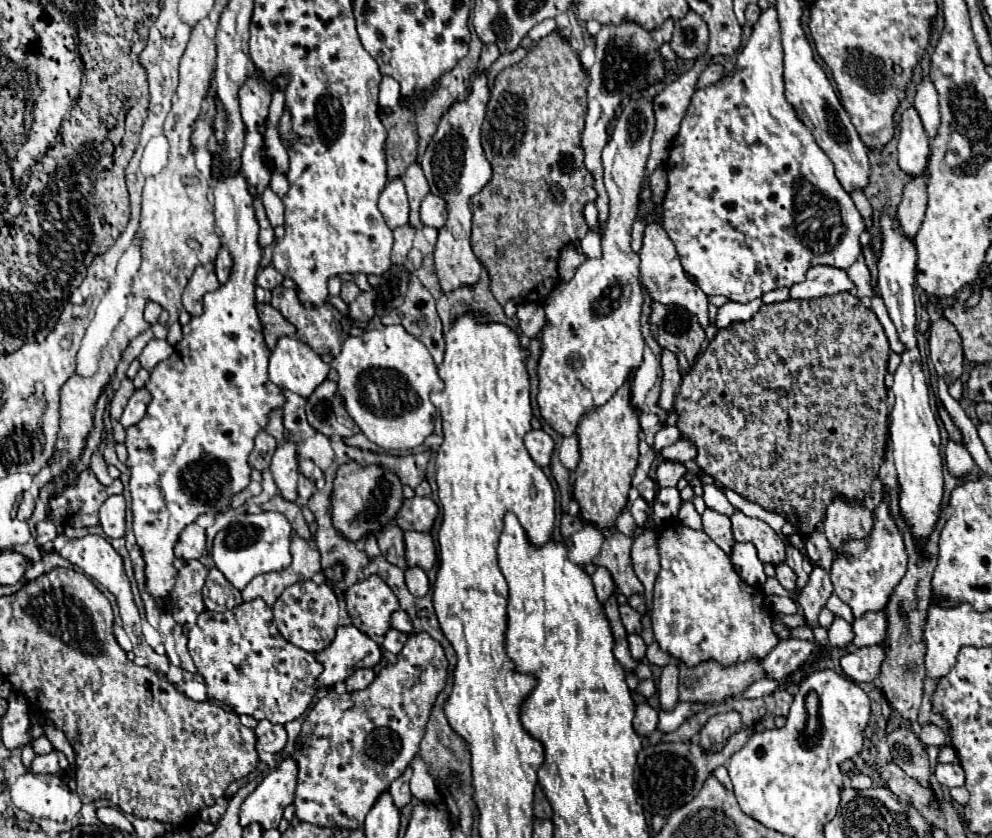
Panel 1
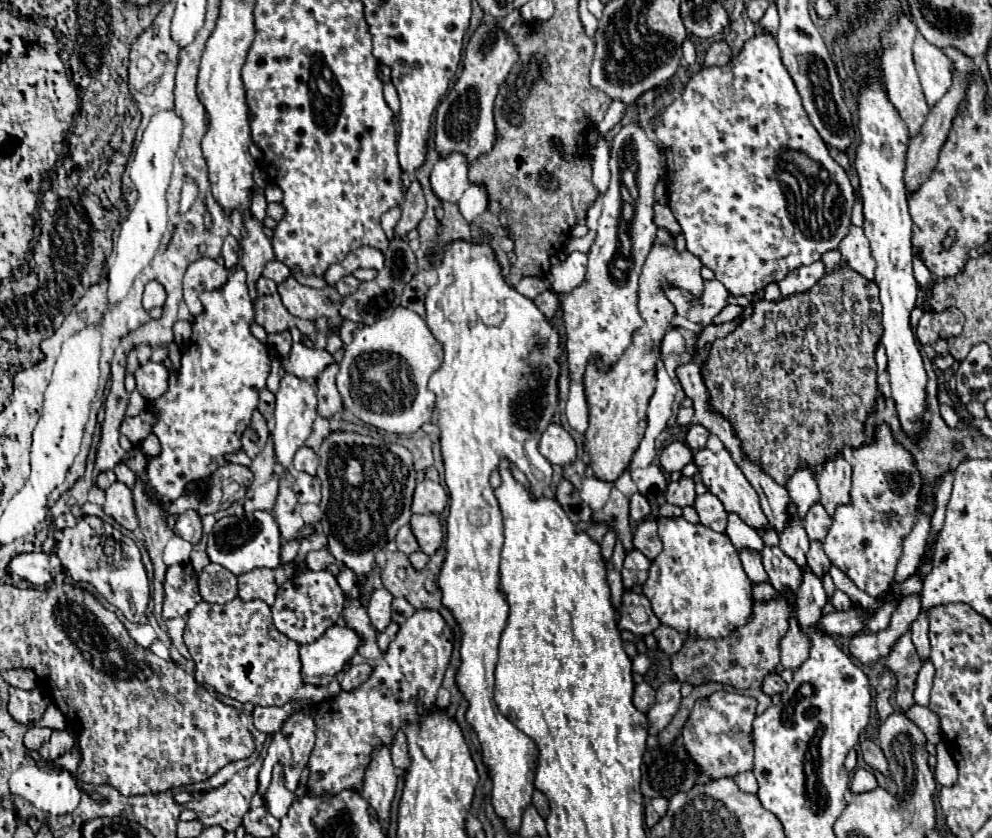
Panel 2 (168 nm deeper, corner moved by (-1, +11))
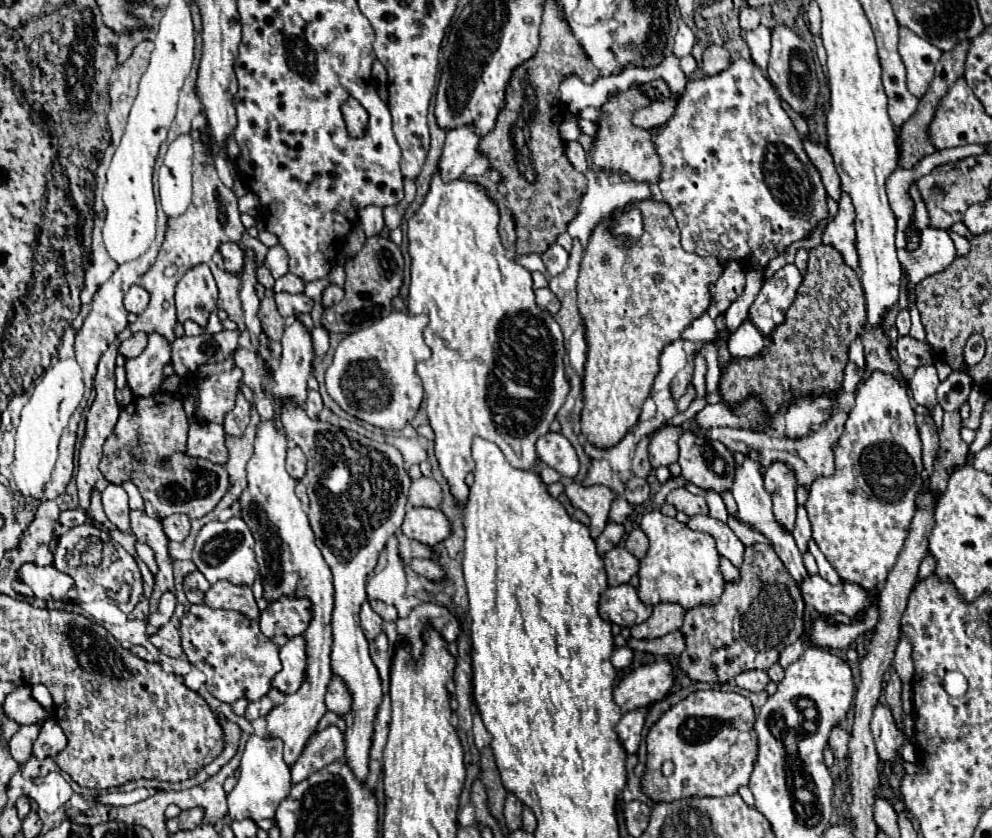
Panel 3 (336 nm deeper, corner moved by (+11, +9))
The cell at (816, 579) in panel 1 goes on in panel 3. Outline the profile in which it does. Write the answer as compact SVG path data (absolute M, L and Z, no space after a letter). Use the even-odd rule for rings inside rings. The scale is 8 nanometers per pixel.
M798 506L798 510L796 510L796 524L794 524L792 536L796 538L796 544L798 544L800 552L806 552L808 540L812 538L812 528L810 528L810 520L808 520L808 514L806 514L804 506Z

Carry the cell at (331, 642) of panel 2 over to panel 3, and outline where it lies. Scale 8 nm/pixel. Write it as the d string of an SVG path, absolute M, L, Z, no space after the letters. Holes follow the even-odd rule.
M302 636L292 638L280 648L282 670L274 676L274 688L282 694L294 694L300 688L306 672L306 642Z

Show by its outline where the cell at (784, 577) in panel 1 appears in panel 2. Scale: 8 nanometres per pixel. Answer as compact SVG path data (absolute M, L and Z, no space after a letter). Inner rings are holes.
M792 504L788 506L788 512L790 512L790 522L786 524L784 532L780 534L780 550L802 568L802 564L806 564L806 558L804 556L806 556L806 550L808 550L810 540L806 536L804 524L796 516Z

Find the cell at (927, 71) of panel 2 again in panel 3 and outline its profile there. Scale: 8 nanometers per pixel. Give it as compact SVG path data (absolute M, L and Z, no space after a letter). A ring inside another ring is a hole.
M904 26L898 28L898 54L906 66L906 86L908 90L922 98L934 78L934 66L940 60L942 52L926 42L924 38L918 38L912 30L906 30Z

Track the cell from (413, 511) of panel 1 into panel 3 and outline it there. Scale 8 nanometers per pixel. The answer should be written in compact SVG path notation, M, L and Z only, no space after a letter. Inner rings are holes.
M418 478L410 486L408 494L410 506L428 506L428 508L440 508L442 504L442 488L434 478Z

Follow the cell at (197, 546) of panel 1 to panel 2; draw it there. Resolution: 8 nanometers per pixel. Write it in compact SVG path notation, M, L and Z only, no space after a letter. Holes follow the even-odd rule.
M188 510L178 516L178 522L174 526L174 532L188 540L190 544L198 544L202 538L202 518L198 512Z

